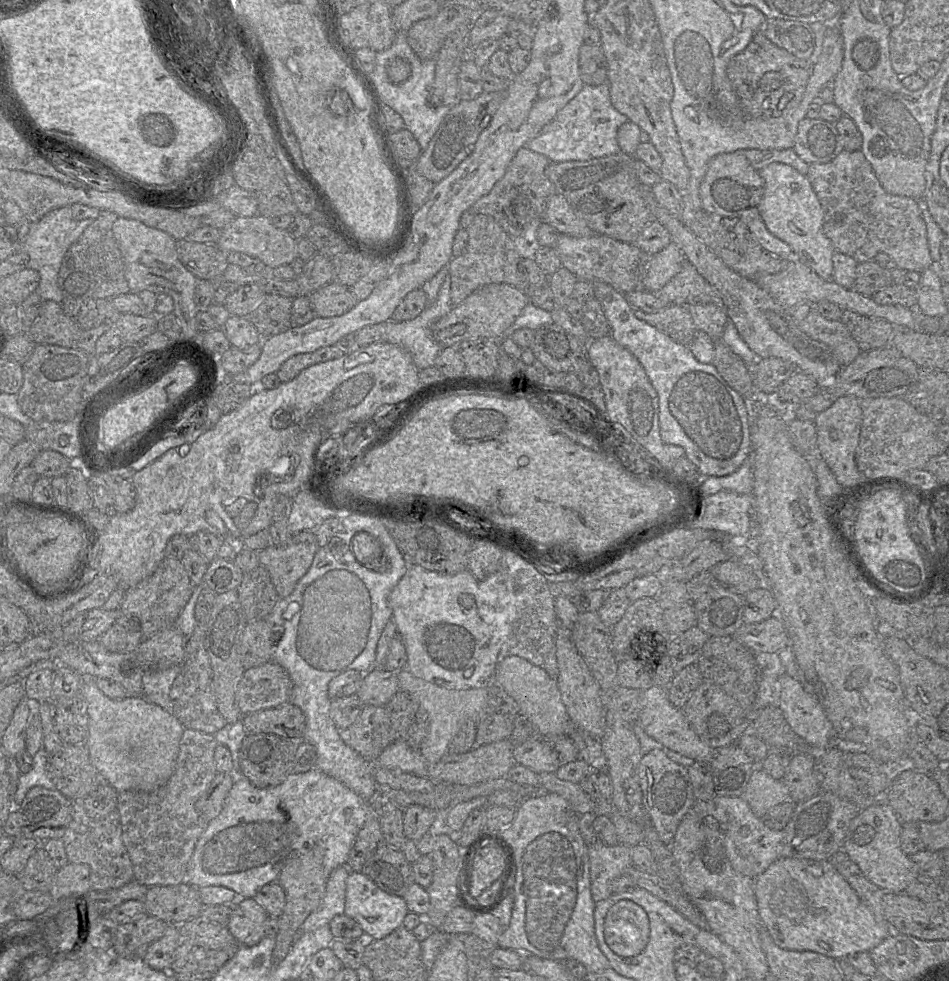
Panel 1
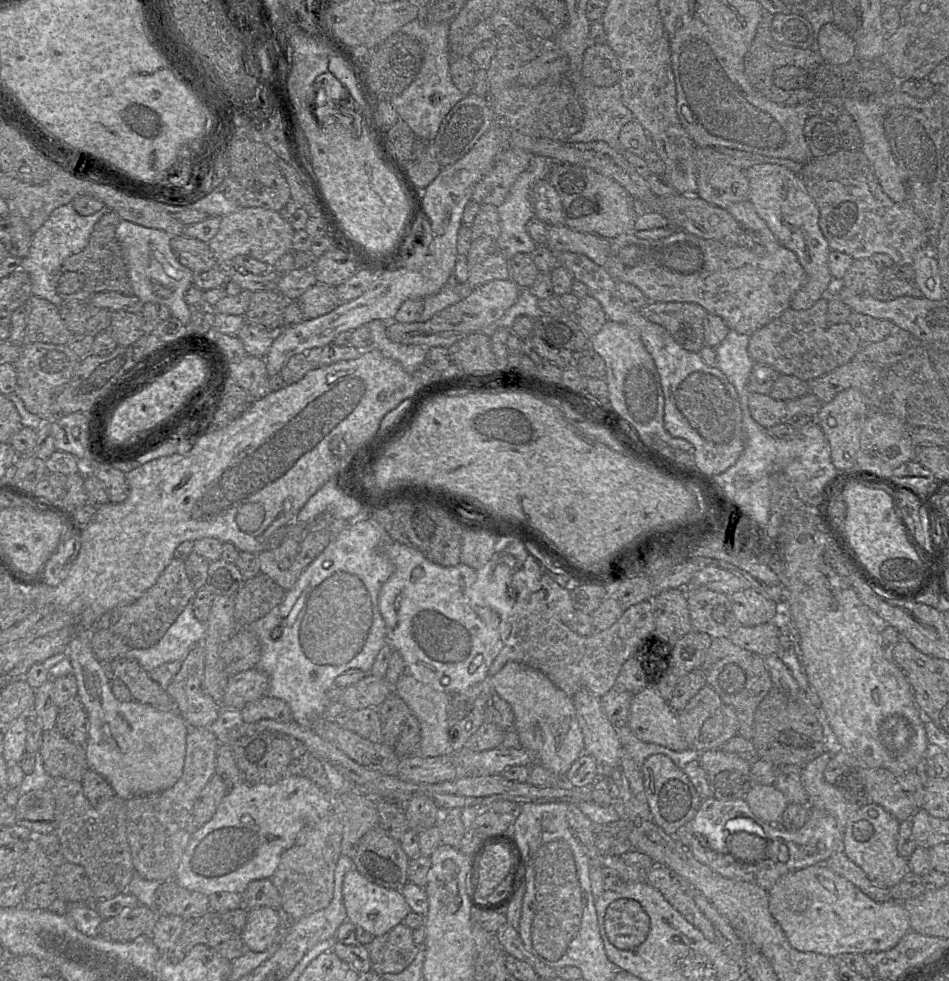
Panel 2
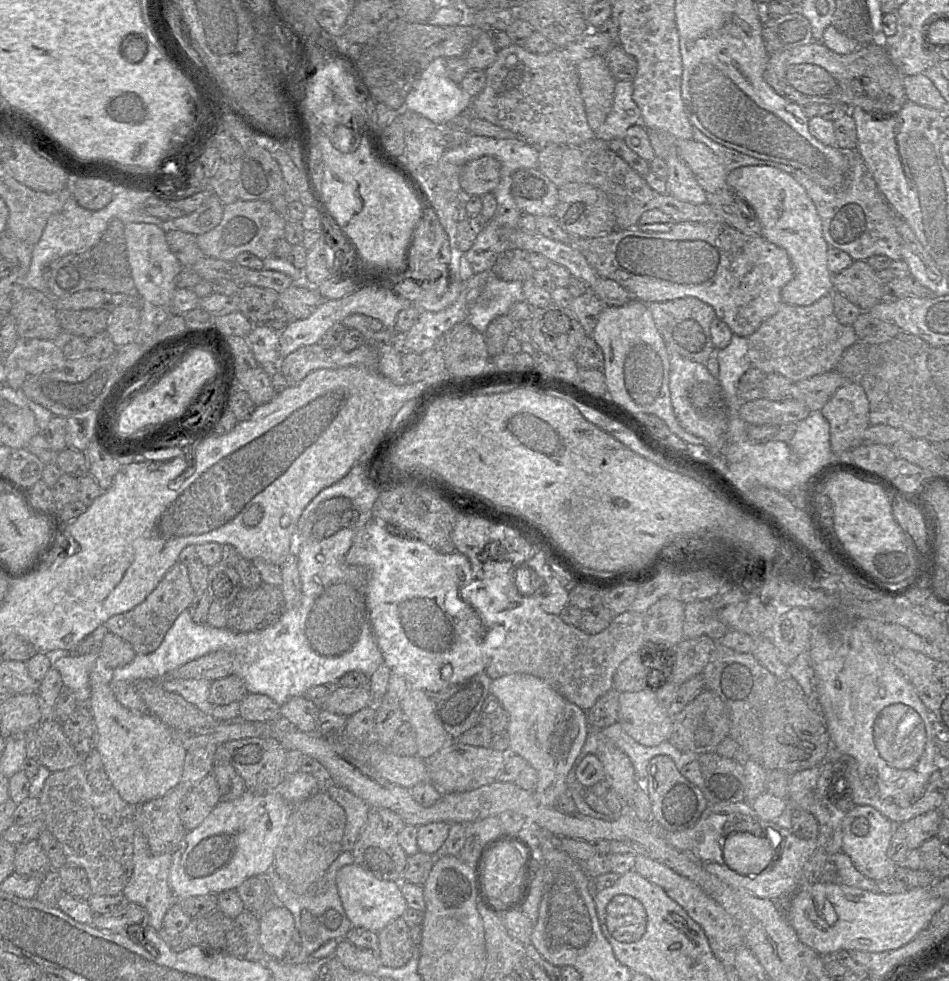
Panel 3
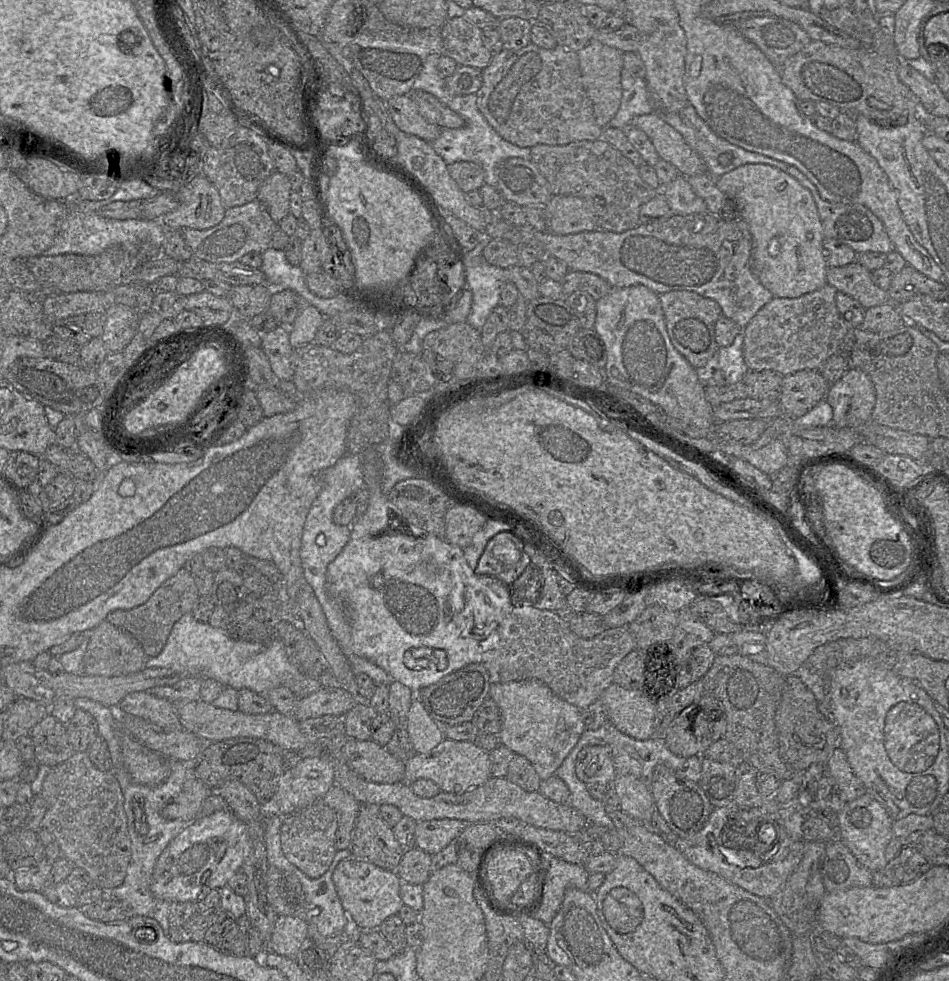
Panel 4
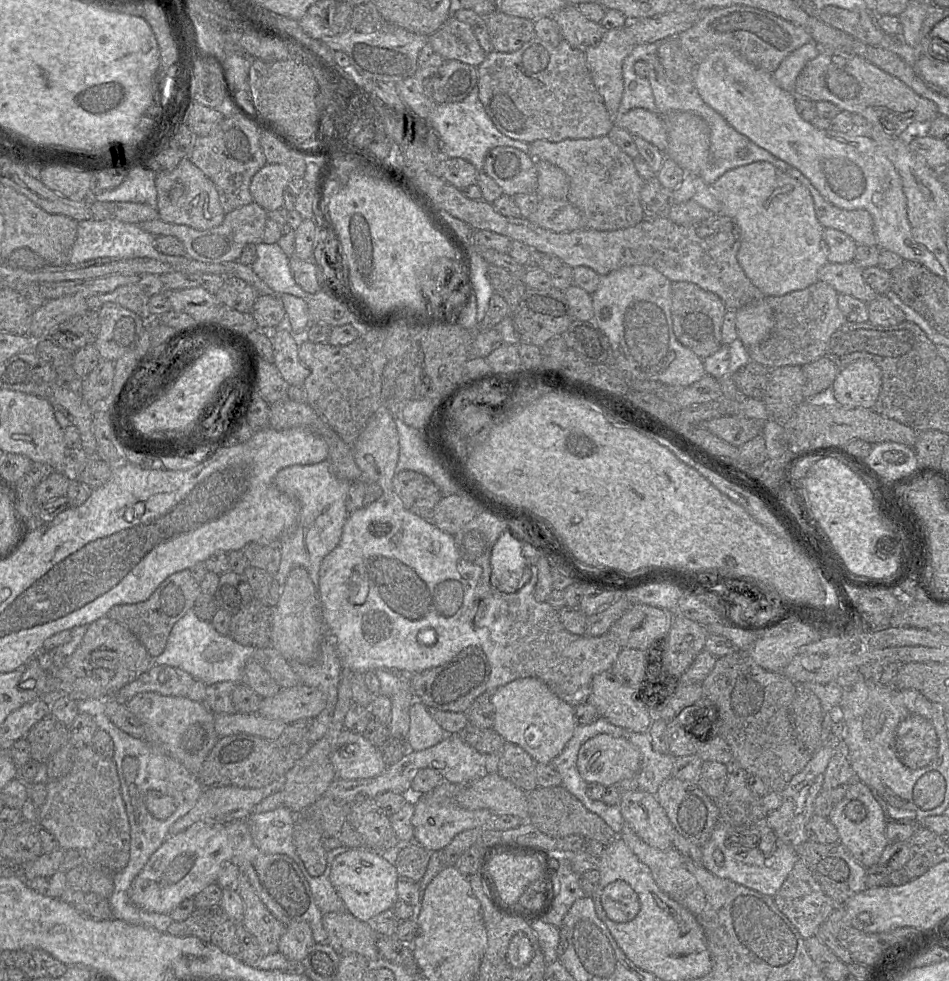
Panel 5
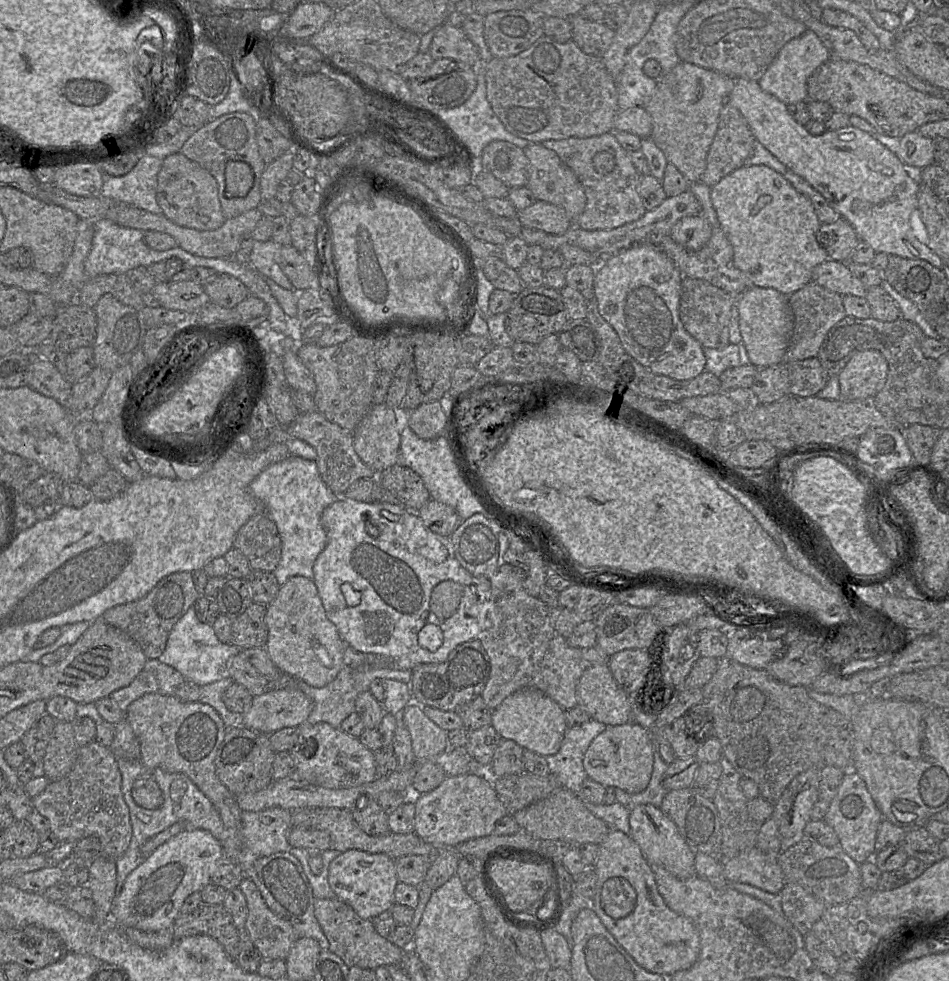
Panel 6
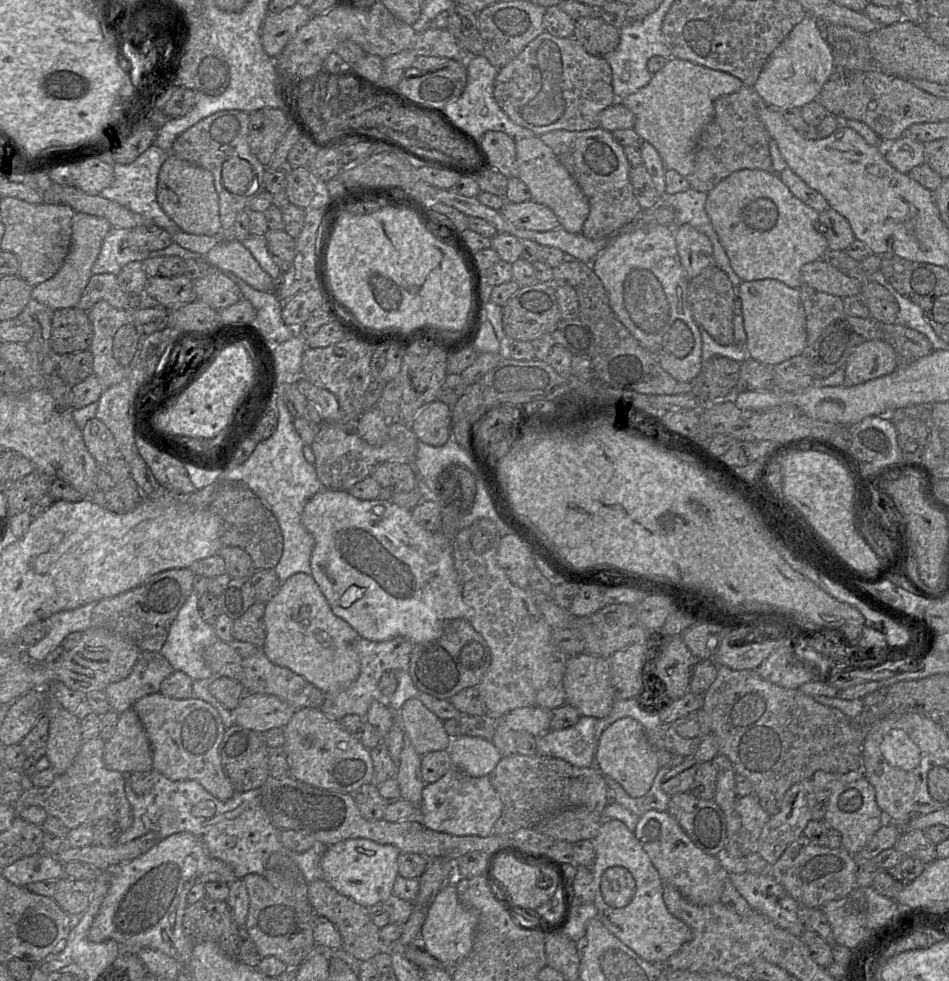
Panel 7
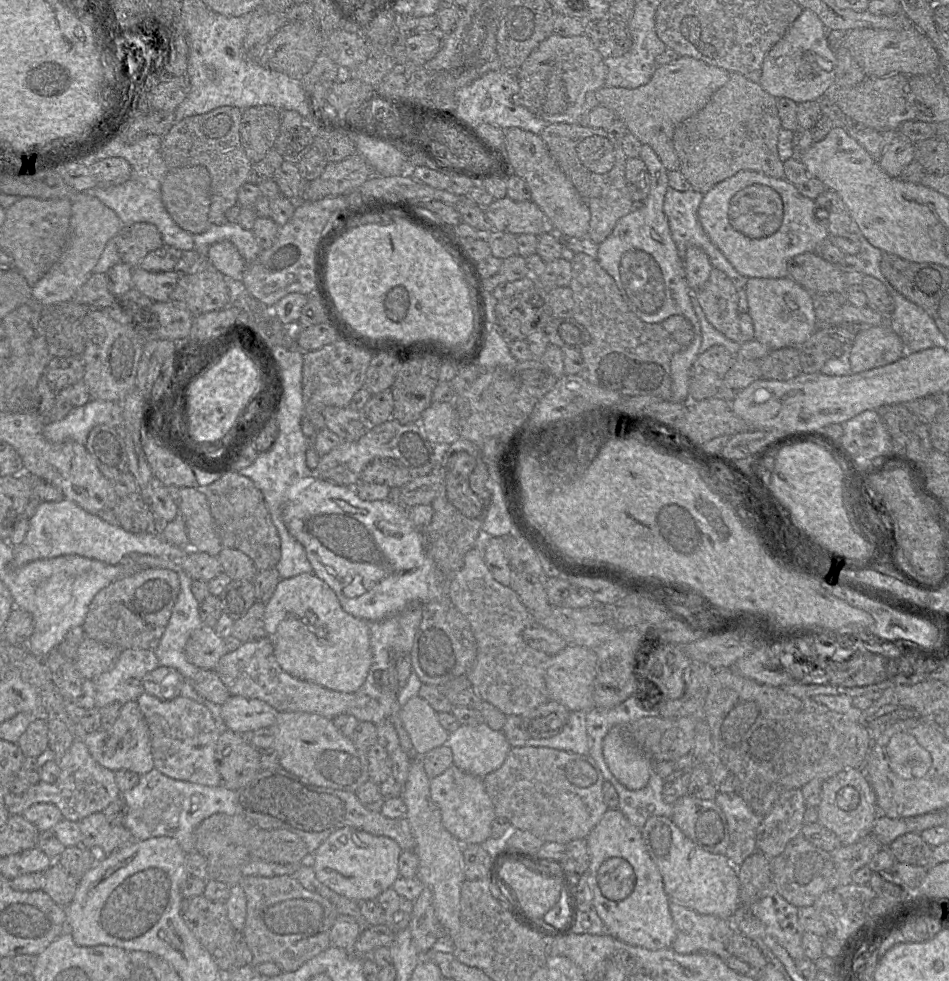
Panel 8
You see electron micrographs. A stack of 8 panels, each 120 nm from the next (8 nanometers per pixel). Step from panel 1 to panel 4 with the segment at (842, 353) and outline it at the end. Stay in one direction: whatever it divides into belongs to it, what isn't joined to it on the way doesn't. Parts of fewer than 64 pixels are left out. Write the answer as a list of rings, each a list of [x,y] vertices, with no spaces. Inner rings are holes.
[[[827,283],[822,288],[798,298],[773,297],[742,330],[743,357],[748,370],[772,370],[786,376],[805,369],[817,370],[829,357],[838,353],[842,349],[844,337],[851,328],[837,309],[837,292]]]

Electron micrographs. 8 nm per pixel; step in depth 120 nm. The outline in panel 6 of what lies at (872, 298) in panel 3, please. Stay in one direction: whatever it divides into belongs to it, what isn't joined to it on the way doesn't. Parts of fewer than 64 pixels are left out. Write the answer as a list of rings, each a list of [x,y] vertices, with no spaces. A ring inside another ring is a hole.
[[[831,259],[813,269],[812,281],[841,296],[865,297],[868,289],[851,274],[846,262]]]

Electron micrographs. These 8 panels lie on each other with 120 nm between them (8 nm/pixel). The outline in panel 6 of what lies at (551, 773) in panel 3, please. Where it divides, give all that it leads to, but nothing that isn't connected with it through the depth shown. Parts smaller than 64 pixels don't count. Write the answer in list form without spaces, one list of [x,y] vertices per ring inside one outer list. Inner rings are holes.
[[[535,687],[521,688],[492,711],[491,725],[502,739],[512,740],[524,750],[543,757],[556,754],[567,729],[565,709],[550,696]]]

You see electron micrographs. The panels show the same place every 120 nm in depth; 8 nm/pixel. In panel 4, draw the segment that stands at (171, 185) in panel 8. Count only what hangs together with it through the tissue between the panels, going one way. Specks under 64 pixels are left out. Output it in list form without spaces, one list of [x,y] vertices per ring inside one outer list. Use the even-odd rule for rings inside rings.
[[[197,174],[176,193],[178,207],[160,219],[165,229],[208,229],[225,216],[217,188],[203,174]]]

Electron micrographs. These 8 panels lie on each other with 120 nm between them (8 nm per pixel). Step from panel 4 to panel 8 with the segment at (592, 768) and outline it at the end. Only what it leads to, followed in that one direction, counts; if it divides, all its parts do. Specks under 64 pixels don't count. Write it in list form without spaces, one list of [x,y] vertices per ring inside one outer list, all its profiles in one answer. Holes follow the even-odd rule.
[[[627,725],[613,726],[603,739],[602,751],[609,770],[625,788],[645,788],[653,771],[653,762],[629,740]]]

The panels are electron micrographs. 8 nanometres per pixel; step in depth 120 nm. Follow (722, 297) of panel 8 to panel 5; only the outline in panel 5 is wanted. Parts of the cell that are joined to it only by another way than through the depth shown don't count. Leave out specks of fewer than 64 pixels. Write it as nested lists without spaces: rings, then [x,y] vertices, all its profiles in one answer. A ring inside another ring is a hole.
[[[679,281],[671,285],[671,316],[677,340],[701,359],[705,359],[722,347],[721,329],[727,308],[716,294],[694,283]]]

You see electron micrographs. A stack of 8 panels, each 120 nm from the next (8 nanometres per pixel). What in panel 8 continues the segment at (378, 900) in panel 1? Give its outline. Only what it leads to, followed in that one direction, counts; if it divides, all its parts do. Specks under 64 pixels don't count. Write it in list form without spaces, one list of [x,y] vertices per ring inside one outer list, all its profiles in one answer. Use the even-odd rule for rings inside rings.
[[[343,827],[328,836],[310,855],[316,878],[334,892],[357,903],[375,900],[400,877],[399,857],[402,849],[393,839]]]

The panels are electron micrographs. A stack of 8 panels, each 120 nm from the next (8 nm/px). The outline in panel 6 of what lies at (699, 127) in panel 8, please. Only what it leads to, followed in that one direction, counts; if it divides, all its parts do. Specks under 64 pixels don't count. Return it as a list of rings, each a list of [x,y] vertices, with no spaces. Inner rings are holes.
[[[726,101],[720,110],[717,130],[707,153],[706,168],[699,181],[711,188],[744,166],[753,153],[755,140],[740,111]]]

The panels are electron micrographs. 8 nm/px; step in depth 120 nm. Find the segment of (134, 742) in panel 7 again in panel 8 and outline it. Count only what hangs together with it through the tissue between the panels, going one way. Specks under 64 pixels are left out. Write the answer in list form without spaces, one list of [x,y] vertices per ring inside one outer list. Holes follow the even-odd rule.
[[[136,700],[128,701],[121,706],[119,716],[108,729],[89,733],[79,725],[79,721],[76,721],[75,739],[80,739],[86,744],[91,756],[100,765],[114,772],[131,770],[142,775],[154,767],[149,728]]]

